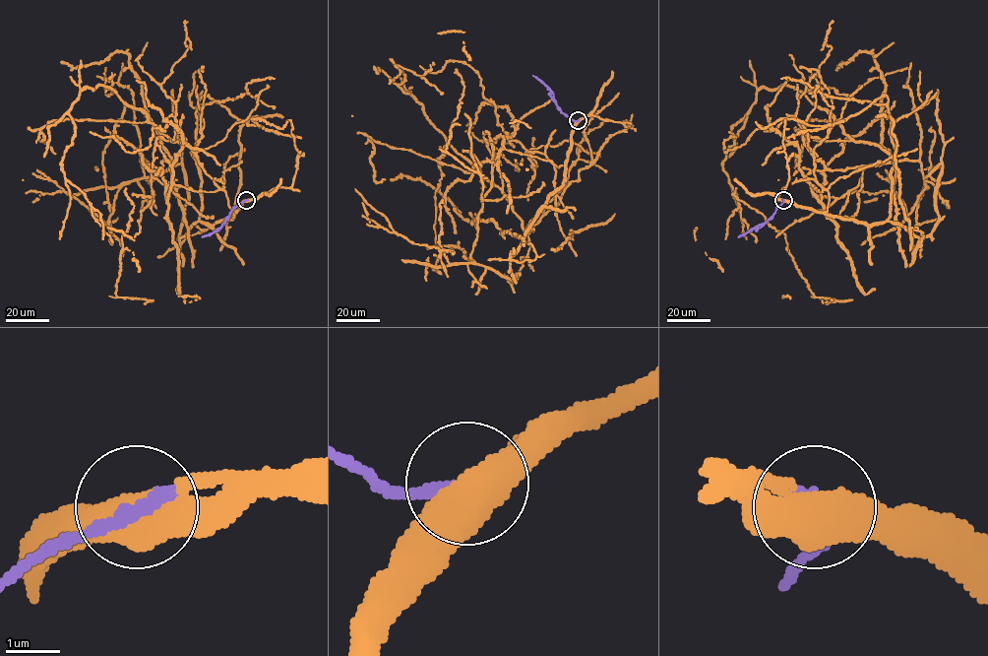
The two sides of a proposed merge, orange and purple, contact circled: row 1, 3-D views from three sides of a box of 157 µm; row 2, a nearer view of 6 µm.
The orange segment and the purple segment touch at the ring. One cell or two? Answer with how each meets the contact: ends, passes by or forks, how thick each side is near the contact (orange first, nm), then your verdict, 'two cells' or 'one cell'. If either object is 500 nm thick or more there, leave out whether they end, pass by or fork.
calibres 600 and 280 nm; one cell

